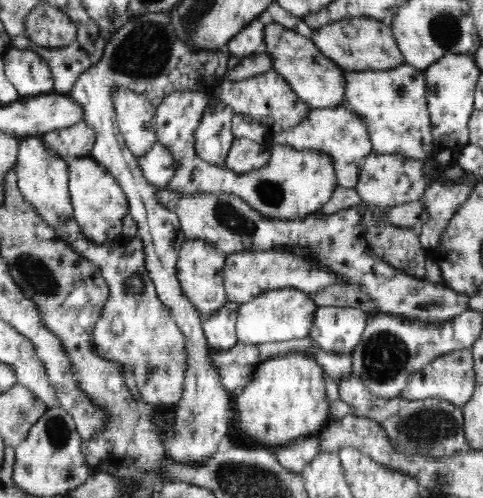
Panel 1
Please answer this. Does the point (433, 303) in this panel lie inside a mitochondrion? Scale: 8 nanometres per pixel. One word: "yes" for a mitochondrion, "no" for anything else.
yes

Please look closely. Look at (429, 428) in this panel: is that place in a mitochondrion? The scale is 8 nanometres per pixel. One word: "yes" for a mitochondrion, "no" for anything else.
yes

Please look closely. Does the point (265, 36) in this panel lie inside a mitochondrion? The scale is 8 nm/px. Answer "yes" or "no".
no

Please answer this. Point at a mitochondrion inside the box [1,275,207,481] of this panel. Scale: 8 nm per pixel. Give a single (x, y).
(58, 433)

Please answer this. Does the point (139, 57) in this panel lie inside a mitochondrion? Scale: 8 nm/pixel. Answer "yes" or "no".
yes

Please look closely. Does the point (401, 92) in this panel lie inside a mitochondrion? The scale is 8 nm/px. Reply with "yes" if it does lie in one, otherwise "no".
yes

